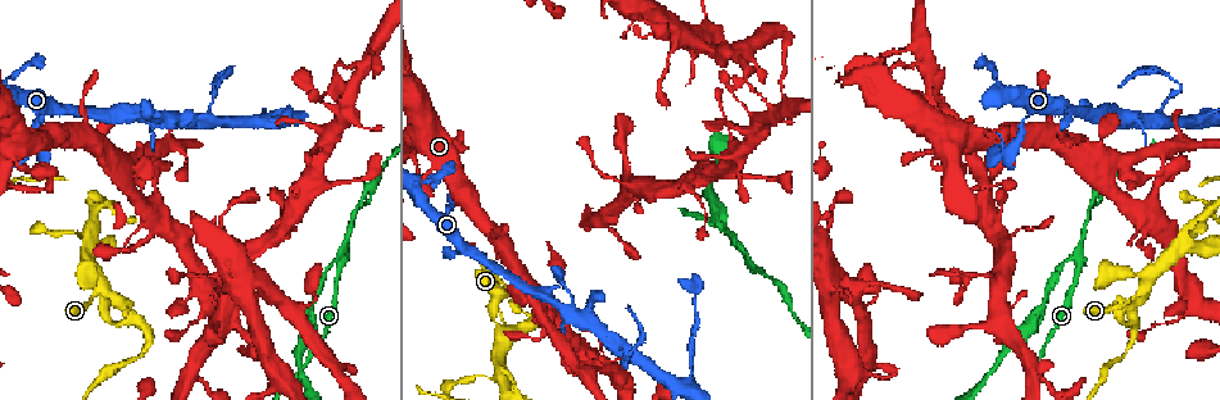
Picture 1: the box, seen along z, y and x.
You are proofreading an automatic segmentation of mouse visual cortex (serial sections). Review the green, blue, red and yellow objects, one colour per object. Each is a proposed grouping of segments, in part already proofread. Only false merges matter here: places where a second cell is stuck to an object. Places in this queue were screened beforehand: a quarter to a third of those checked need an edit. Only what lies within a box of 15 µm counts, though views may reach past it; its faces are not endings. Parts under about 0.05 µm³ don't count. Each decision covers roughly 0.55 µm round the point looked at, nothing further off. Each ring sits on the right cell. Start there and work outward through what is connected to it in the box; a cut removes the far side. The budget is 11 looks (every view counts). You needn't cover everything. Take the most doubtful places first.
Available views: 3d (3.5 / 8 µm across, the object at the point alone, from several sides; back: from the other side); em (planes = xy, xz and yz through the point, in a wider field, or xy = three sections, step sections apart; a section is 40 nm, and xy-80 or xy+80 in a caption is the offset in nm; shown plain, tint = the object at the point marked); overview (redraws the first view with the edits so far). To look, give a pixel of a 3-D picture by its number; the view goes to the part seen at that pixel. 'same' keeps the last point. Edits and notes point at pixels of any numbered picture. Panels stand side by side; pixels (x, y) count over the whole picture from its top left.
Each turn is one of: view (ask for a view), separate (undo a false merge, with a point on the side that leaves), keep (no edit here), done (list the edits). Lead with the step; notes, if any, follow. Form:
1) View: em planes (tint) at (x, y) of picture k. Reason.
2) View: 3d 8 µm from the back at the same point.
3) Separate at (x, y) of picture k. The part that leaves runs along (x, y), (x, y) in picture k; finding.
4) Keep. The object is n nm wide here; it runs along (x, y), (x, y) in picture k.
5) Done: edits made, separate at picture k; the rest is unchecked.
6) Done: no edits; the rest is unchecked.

View: 3d 3.5 µm at (7, 185) of picture 1.

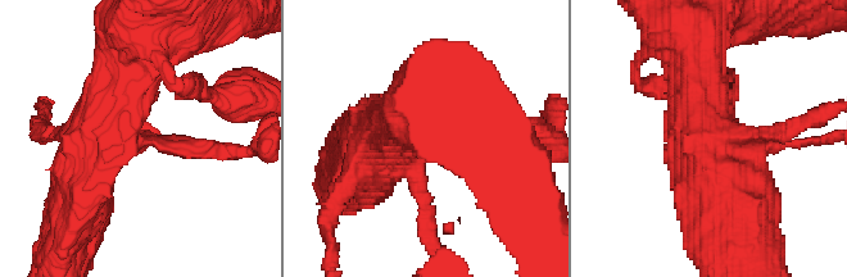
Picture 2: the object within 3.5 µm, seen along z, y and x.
View: em planes (tint) at (140, 142) of picture 2. Need the tissue.

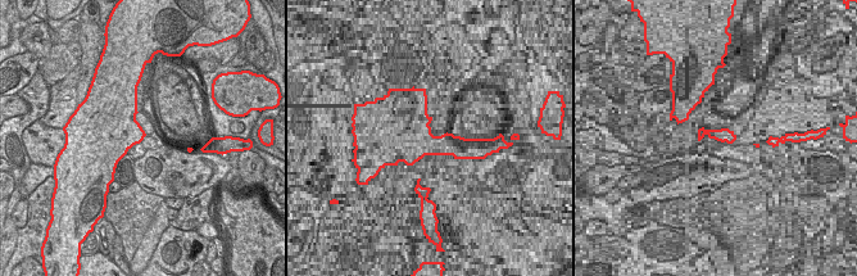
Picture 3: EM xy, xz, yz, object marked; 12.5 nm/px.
Keep. It runs along (108, 114), (104, 150), (222, 150) in picture 2; all the same cell.

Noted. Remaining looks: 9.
View: 3d 8 µm at (1078, 261) of picture 1. Three-way junction.

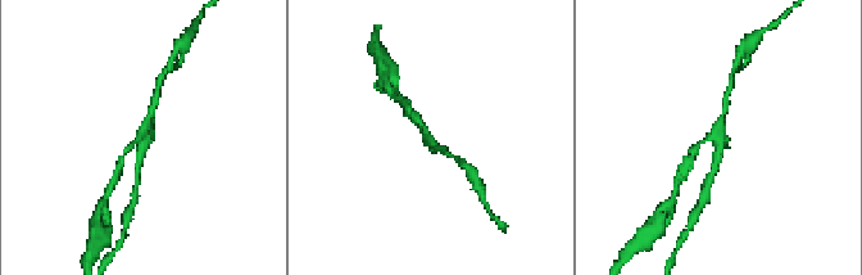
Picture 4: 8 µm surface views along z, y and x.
View: 3d 3.5 µm at (143, 143) of picture 4. Zoom in.

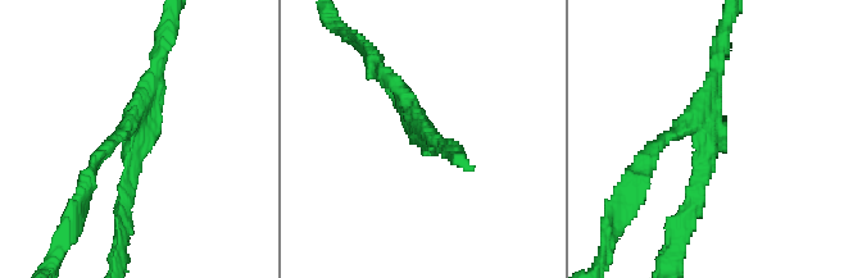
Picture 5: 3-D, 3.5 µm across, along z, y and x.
View: em xy step 5 (tint) at (423, 138) of picture 5.

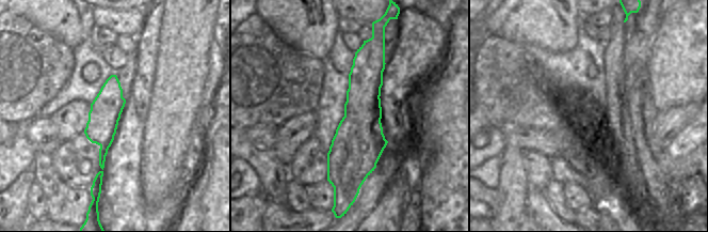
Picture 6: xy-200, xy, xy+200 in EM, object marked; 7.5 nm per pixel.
Separate at (153, 55) of picture 5. The arms are 150, 200, 200 nm wide; the part that leaves runs along (134, 130), (94, 162), (82, 201) in picture 5; two cells meet here.

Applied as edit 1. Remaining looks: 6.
View: overview.

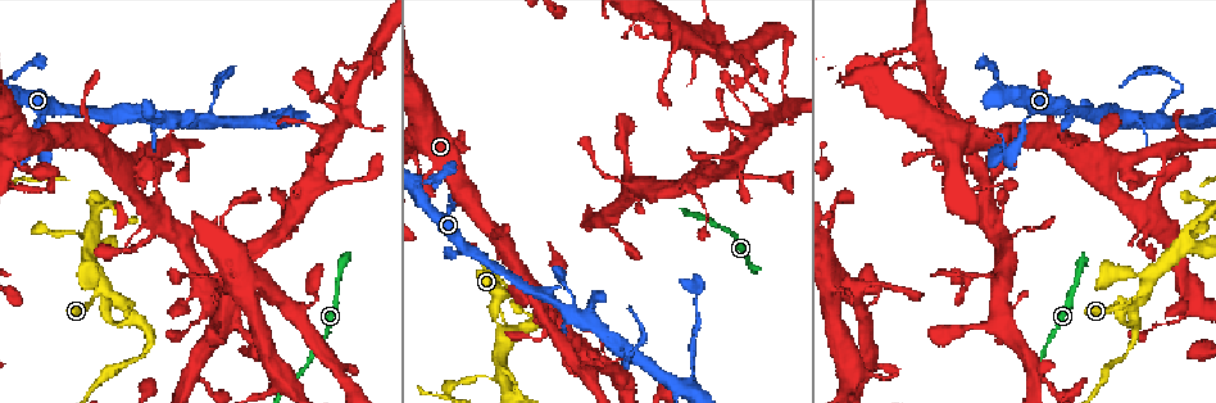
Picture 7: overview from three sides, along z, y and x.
View: 3d 3.5 µm at (1187, 315) of picture 7. Sudden change in width.

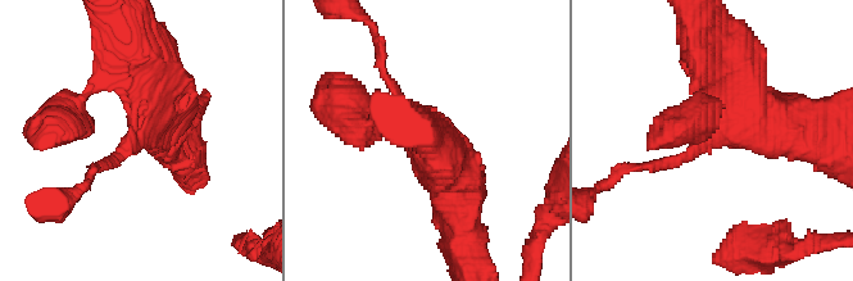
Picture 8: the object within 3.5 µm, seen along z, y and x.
View: em xy step 3 (tint) at (137, 139) of picture 8. The arms are 100, 500 nm wide; now the EM.

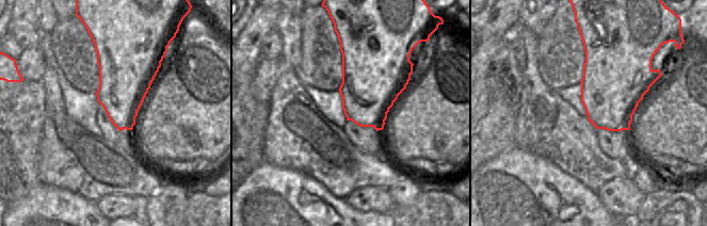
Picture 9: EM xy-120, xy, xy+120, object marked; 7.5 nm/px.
Separate at (648, 166) of picture 8. The part that leaves runs along (684, 158), (631, 166), (606, 182) in picture 8; two cells meet here.

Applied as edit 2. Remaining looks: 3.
View: 3d 3.5 µm at (1065, 111) of picture 7. Sudden change in width.

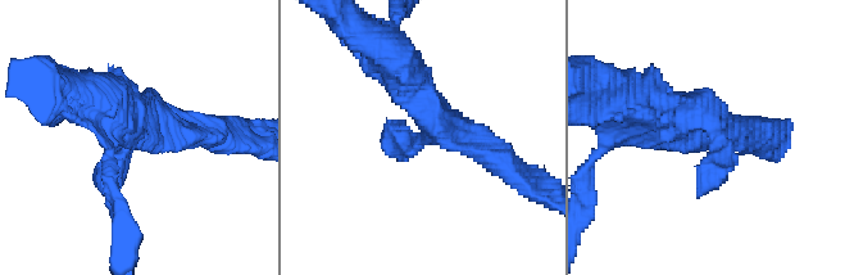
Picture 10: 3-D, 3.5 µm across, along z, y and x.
View: em xy step 2 (tint) at (425, 135) of picture 10. Need the tissue.

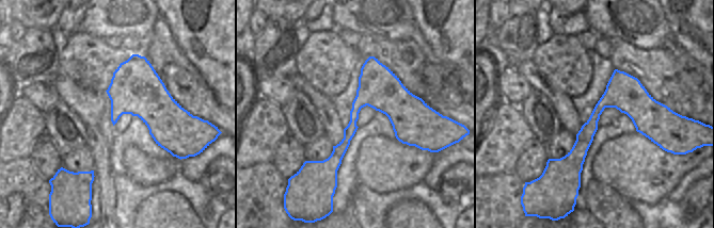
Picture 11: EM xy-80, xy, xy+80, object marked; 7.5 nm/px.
Keep. It runs along (645, 106), (721, 141), (698, 197) in picture 10; one cell here.

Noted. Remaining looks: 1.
Done: edits made, separate at picture 5, separate at picture 8; the rest is unchecked.

